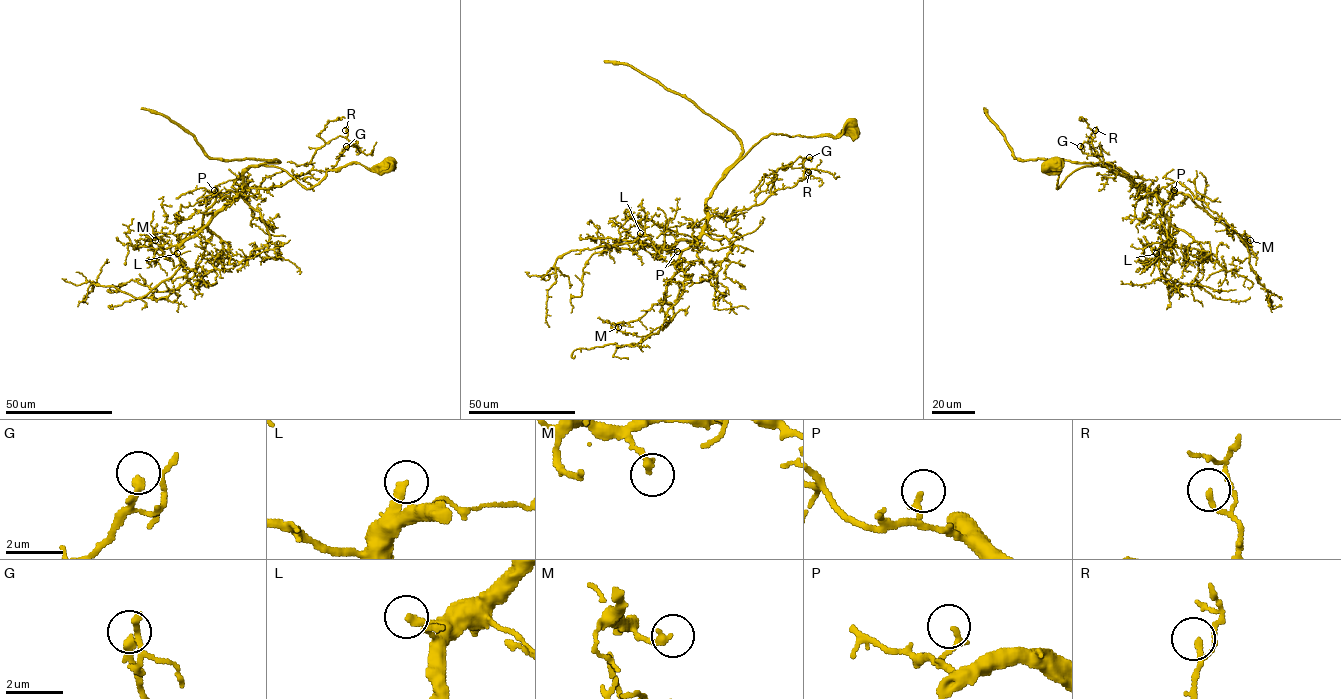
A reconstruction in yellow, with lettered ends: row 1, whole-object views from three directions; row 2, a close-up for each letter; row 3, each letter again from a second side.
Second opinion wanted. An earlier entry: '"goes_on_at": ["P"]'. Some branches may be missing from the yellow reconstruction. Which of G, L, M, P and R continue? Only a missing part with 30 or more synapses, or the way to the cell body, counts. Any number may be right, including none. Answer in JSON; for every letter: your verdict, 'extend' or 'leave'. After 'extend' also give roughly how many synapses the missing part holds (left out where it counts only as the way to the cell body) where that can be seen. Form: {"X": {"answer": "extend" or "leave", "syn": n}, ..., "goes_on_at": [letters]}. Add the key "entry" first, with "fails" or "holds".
{"entry": "fails", "G": {"answer": "leave"}, "L": {"answer": "extend", "syn": 200}, "M": {"answer": "leave"}, "P": {"answer": "leave"}, "R": {"answer": "leave"}, "goes_on_at": ["L"]}

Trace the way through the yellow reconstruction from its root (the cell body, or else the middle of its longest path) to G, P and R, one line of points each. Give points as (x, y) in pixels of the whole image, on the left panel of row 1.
G: (388, 161), (349, 162), (307, 188), (262, 165), (244, 182), (271, 188), (330, 171), (346, 146)
P: (388, 161), (371, 168), (349, 162), (328, 170), (307, 188), (280, 168), (252, 166), (233, 200), (214, 190)
R: (388, 161), (349, 162), (307, 188), (262, 165), (244, 182), (271, 188), (306, 174), (315, 151), (345, 130)

